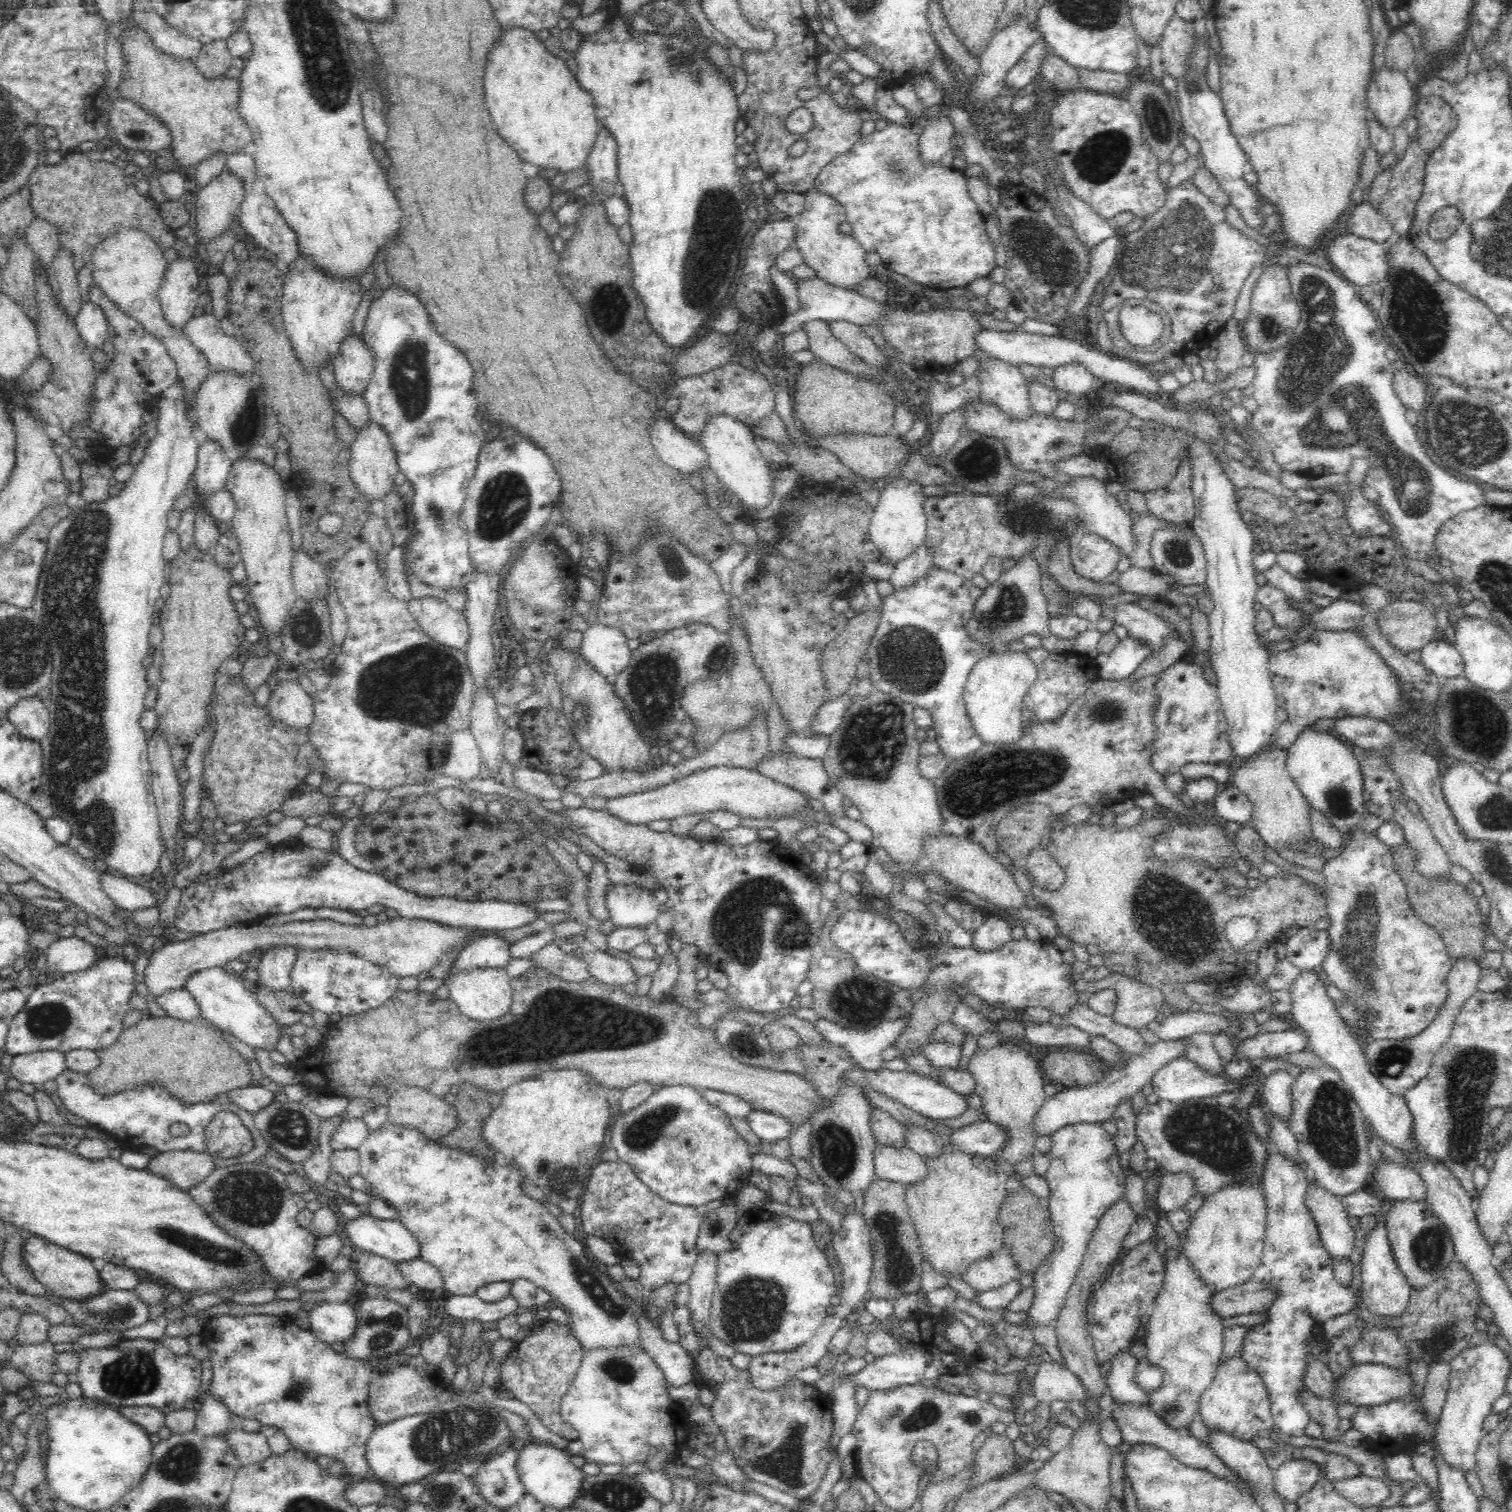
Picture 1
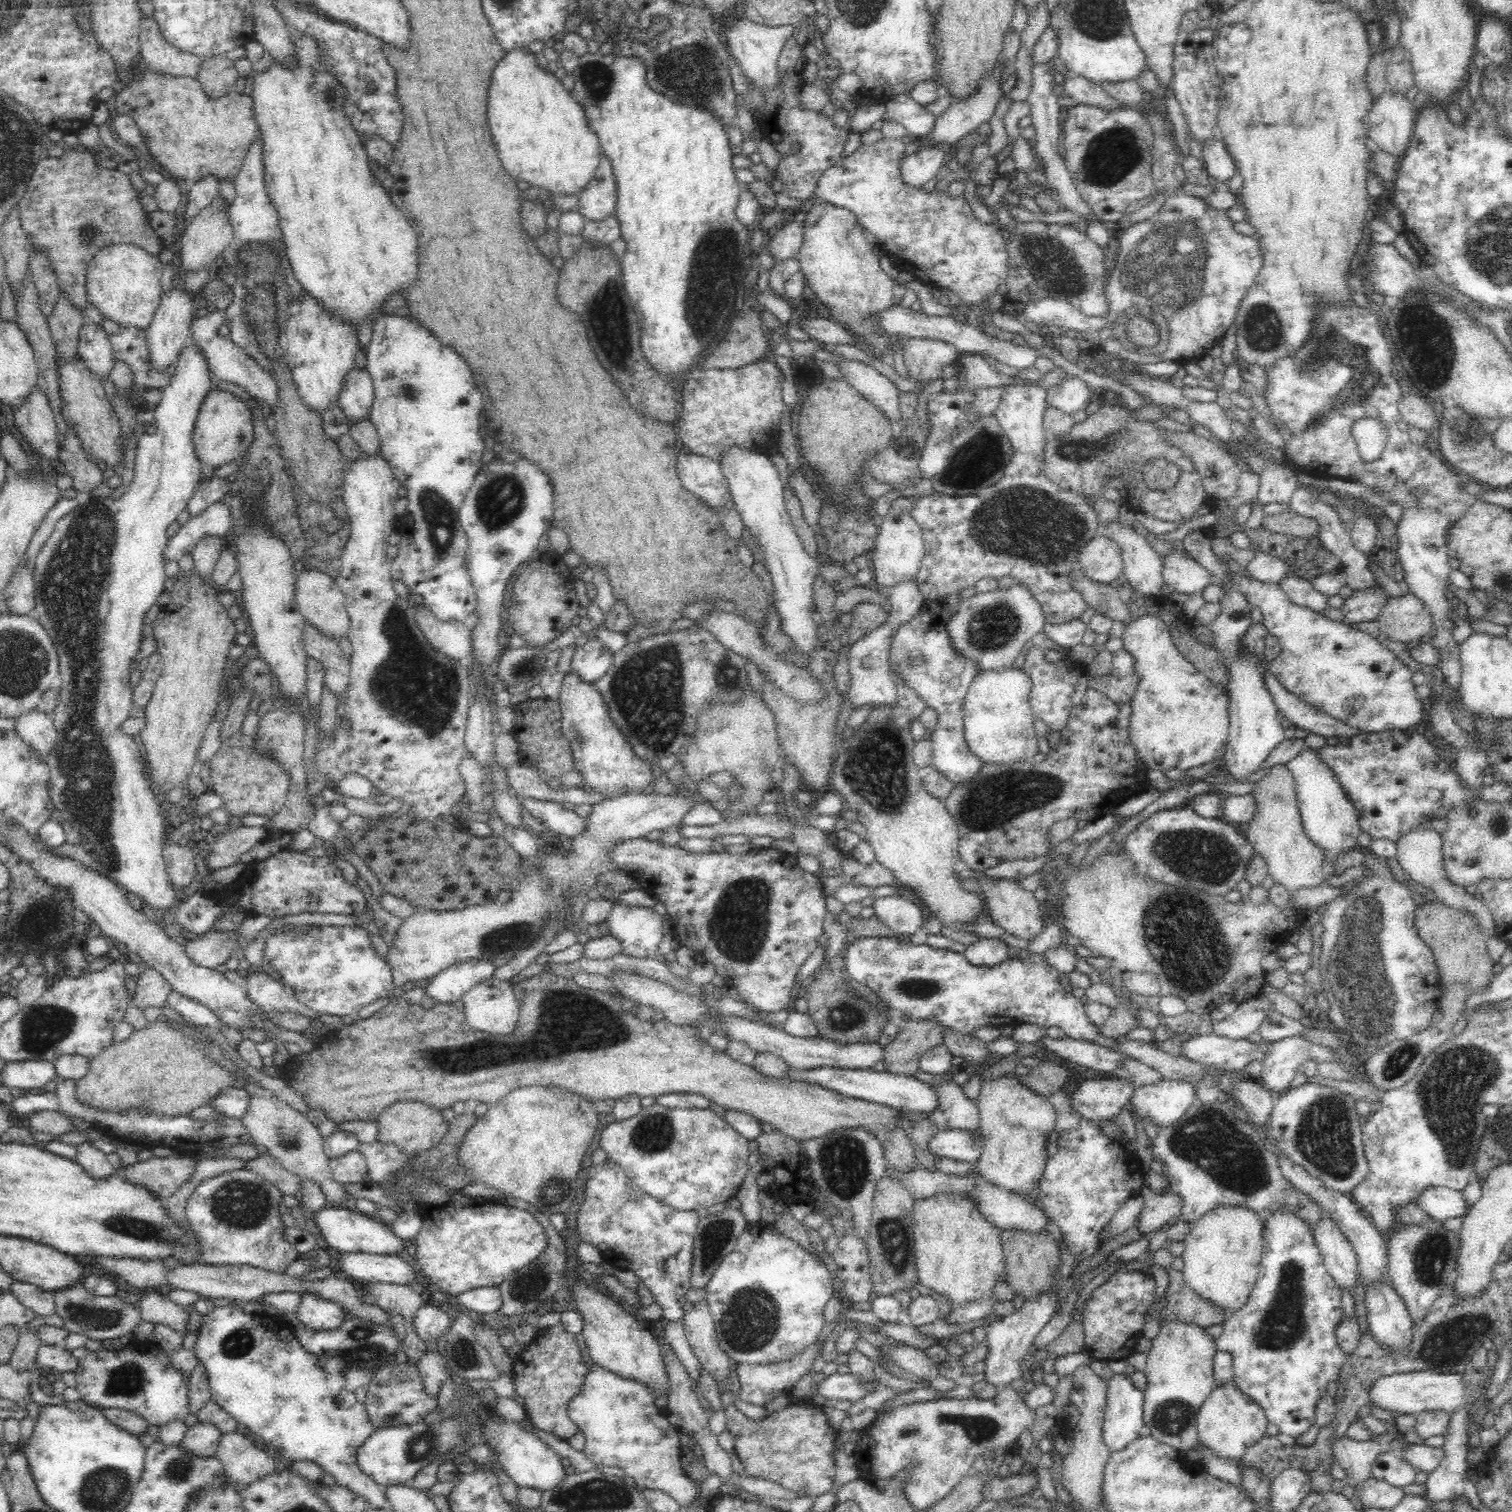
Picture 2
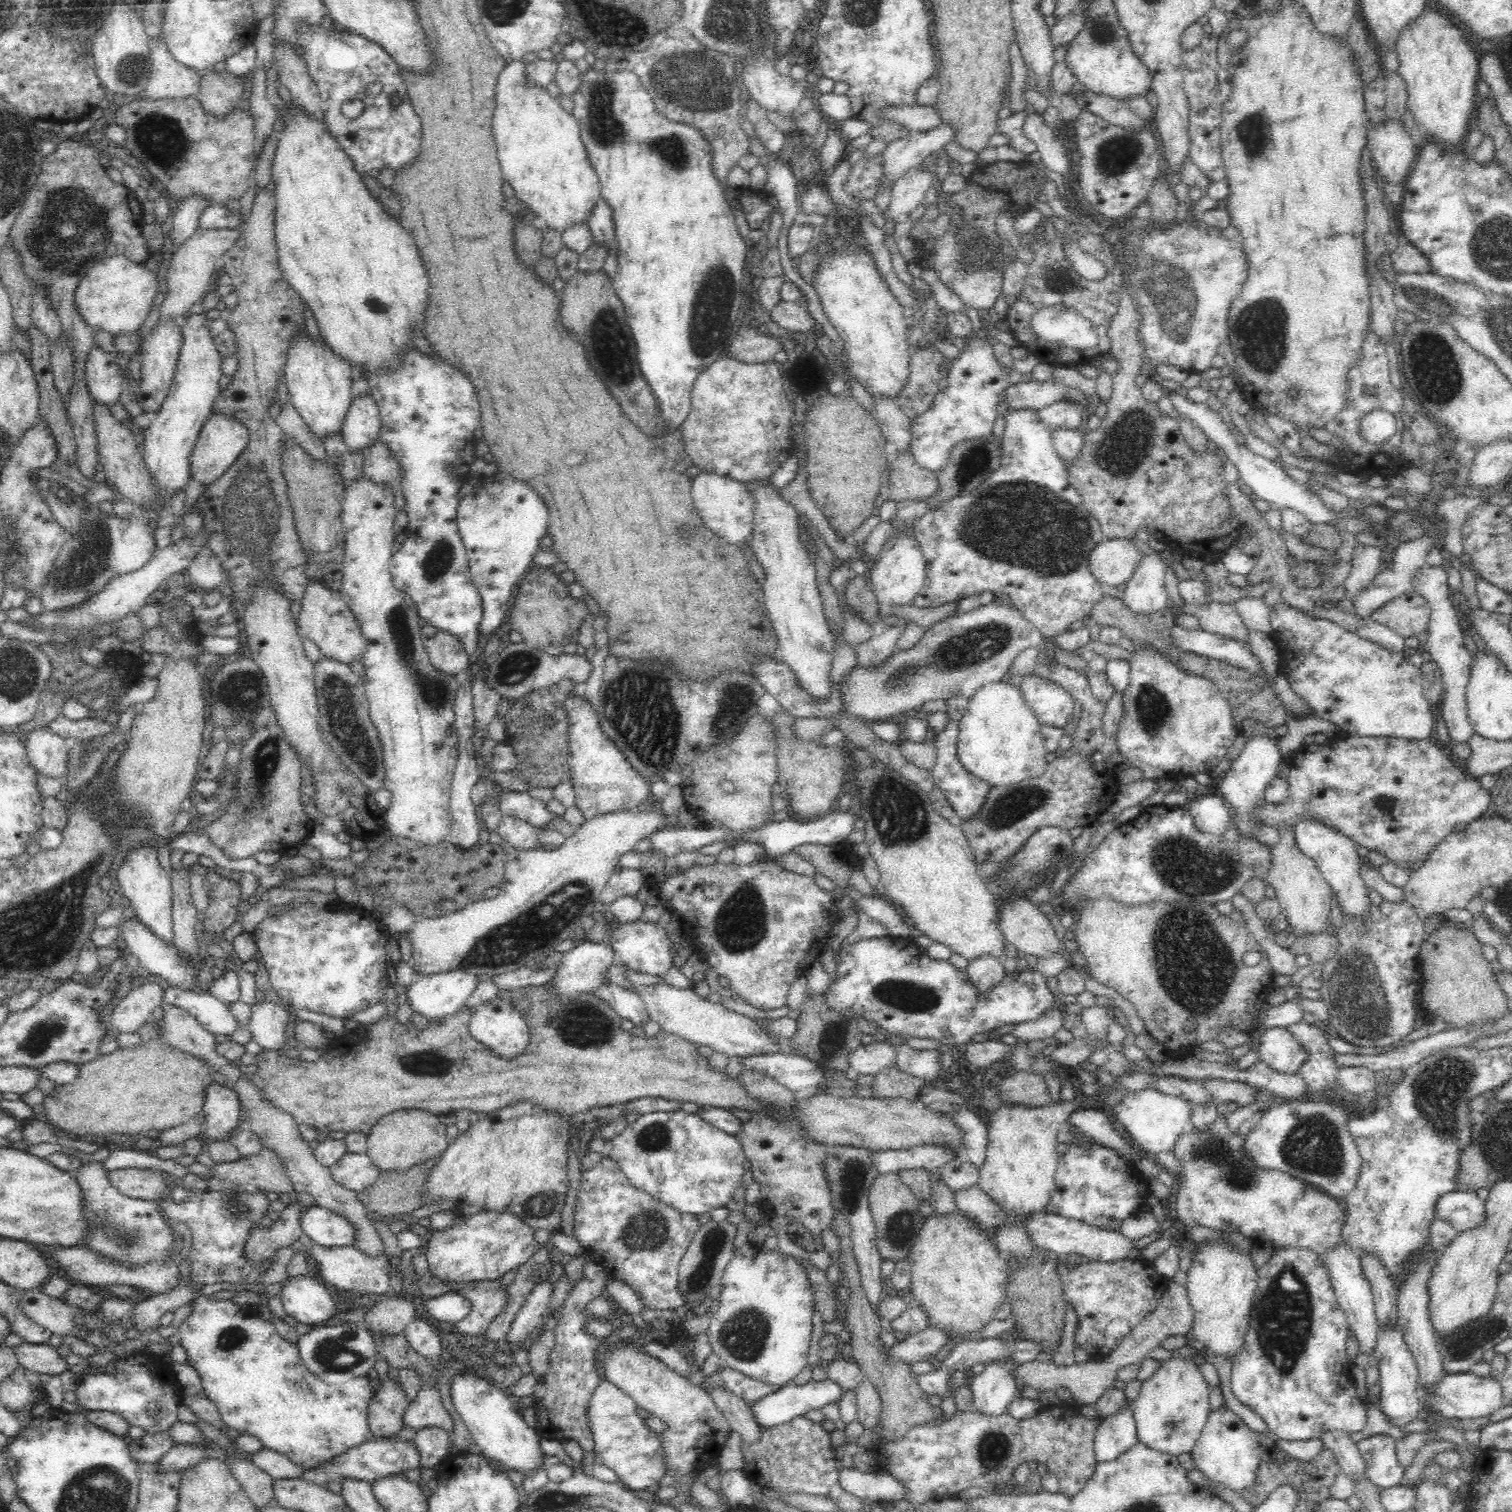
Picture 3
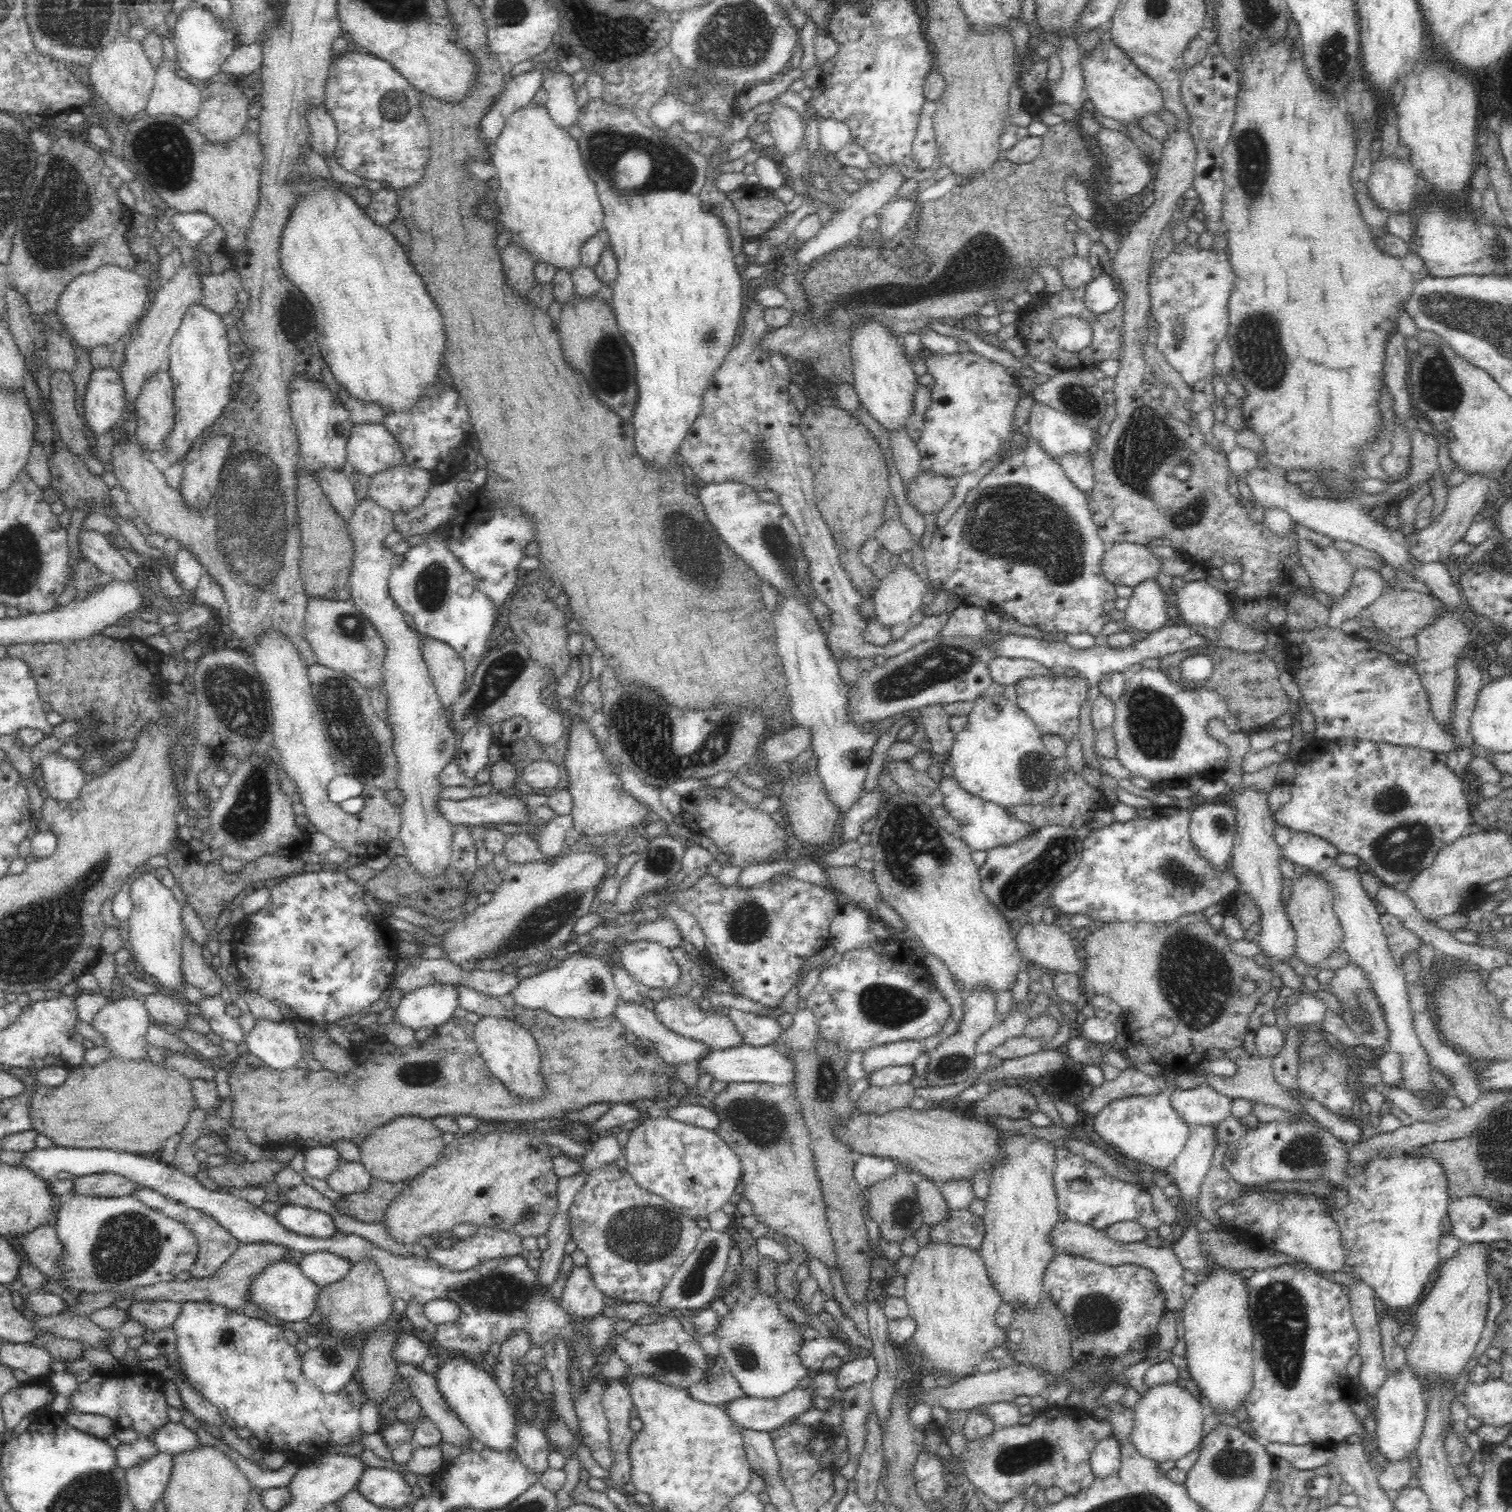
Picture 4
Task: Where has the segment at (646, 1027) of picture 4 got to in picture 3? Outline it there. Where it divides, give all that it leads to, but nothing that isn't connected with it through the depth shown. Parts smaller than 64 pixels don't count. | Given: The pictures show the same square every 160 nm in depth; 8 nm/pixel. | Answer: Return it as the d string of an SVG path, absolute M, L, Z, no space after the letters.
M608 984L597 990L597 996L605 1000L620 1019L627 1019L636 1027L644 1027L651 1020L644 1001L636 992Z

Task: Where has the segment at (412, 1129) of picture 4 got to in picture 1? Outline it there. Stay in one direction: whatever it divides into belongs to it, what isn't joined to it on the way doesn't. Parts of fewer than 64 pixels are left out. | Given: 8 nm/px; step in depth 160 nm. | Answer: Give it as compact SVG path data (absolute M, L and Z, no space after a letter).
M398 1087L387 1098L386 1122L390 1124L416 1129L427 1139L433 1141L446 1136L456 1126L457 1118L454 1106L446 1103L444 1098L434 1096L420 1087Z

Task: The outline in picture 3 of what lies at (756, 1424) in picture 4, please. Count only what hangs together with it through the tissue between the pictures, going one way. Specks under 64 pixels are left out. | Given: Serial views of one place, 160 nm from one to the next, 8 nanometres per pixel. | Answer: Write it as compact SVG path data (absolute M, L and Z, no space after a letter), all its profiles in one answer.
M828 1379L824 1382L809 1381L802 1385L784 1385L748 1406L756 1424L762 1430L768 1430L812 1410L820 1410L830 1403L838 1403L840 1397L841 1387Z

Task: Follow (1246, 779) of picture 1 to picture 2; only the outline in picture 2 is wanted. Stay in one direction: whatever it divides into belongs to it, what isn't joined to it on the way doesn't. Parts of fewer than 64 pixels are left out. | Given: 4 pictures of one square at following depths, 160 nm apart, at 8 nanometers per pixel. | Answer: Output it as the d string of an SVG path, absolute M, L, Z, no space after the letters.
M1285 764L1276 765L1255 780L1255 791L1252 795L1257 802L1257 811L1244 832L1253 844L1256 854L1266 861L1267 875L1271 876L1275 884L1286 888L1294 903L1292 896L1298 890L1316 888L1327 883L1322 873L1322 864L1325 861L1322 849L1304 835L1294 775Z

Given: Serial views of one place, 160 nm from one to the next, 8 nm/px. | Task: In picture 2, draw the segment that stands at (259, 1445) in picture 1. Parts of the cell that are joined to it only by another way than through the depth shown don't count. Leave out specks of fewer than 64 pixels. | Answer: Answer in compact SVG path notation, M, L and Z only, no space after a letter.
M235 1431L222 1435L214 1454L222 1463L229 1482L240 1488L271 1475L276 1468L273 1453L258 1448L255 1440L247 1437L246 1434L238 1434Z

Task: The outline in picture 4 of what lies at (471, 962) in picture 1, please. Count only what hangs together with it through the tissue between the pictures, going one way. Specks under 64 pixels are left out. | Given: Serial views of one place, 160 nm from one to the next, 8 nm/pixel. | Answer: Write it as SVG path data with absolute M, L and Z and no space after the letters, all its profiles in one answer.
M431 984L405 994L394 1009L393 1021L414 1032L433 1030L449 1022L457 1006L454 985Z

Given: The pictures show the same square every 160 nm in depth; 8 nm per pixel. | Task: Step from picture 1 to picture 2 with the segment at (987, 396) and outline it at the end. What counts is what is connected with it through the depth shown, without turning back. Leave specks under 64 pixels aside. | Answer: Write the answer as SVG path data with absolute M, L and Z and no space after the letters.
M1004 385L1002 393L1002 402L997 406L995 411L995 416L999 426L1003 429L1004 435L1010 440L1010 445L1012 446L1012 458L1010 458L1010 464L1004 472L1004 477L993 486L982 488L976 490L974 493L974 498L970 500L968 496L949 496L940 493L931 493L922 497L911 510L912 518L920 525L922 529L922 535L925 545L925 556L922 559L921 567L919 568L919 573L917 574L915 581L916 587L918 587L918 593L922 595L923 602L941 599L943 596L952 593L961 593L964 589L968 587L974 587L978 581L982 579L994 579L999 581L1005 576L1012 576L1015 578L1022 587L1026 587L1032 597L1038 602L1038 606L1042 607L1042 613L1044 613L1044 620L1048 624L1062 624L1067 623L1076 619L1081 619L1081 614L1086 611L1086 601L1084 597L1074 588L1072 574L1079 568L1077 558L1082 552L1082 548L1086 544L1090 543L1090 540L1100 534L1100 523L1098 521L1098 516L1093 508L1093 505L1086 502L1084 498L1076 496L1073 492L1070 492L1064 488L1060 488L1058 484L1050 480L1050 477L1046 475L1046 469L1044 469L1043 453L1046 450L1046 429L1044 429L1044 418L1046 416L1046 389L1038 387L1038 385Z

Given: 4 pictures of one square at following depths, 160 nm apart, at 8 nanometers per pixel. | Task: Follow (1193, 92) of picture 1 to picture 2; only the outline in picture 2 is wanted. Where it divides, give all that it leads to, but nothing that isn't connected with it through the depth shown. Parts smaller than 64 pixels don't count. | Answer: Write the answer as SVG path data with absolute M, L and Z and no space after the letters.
M1216 134L1216 137L1210 139L1203 146L1203 156L1207 173L1218 178L1221 183L1226 182L1228 178L1236 174L1234 159L1226 151L1226 145L1219 135Z

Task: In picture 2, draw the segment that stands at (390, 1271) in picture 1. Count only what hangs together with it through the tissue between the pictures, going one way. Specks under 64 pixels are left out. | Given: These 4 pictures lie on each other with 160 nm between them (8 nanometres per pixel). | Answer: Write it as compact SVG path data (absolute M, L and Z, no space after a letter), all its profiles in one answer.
M369 1282L368 1290L374 1296L376 1307L389 1316L399 1314L404 1320L412 1318L423 1304L418 1292L414 1292L410 1285Z

